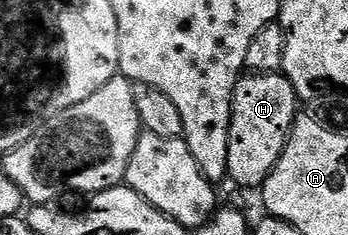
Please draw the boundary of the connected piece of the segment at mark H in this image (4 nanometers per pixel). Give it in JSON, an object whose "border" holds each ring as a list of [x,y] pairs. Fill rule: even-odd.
{"border":[[[246,73],[234,90],[228,137],[228,175],[242,187],[261,188],[280,161],[300,114],[292,81],[282,73]]]}

